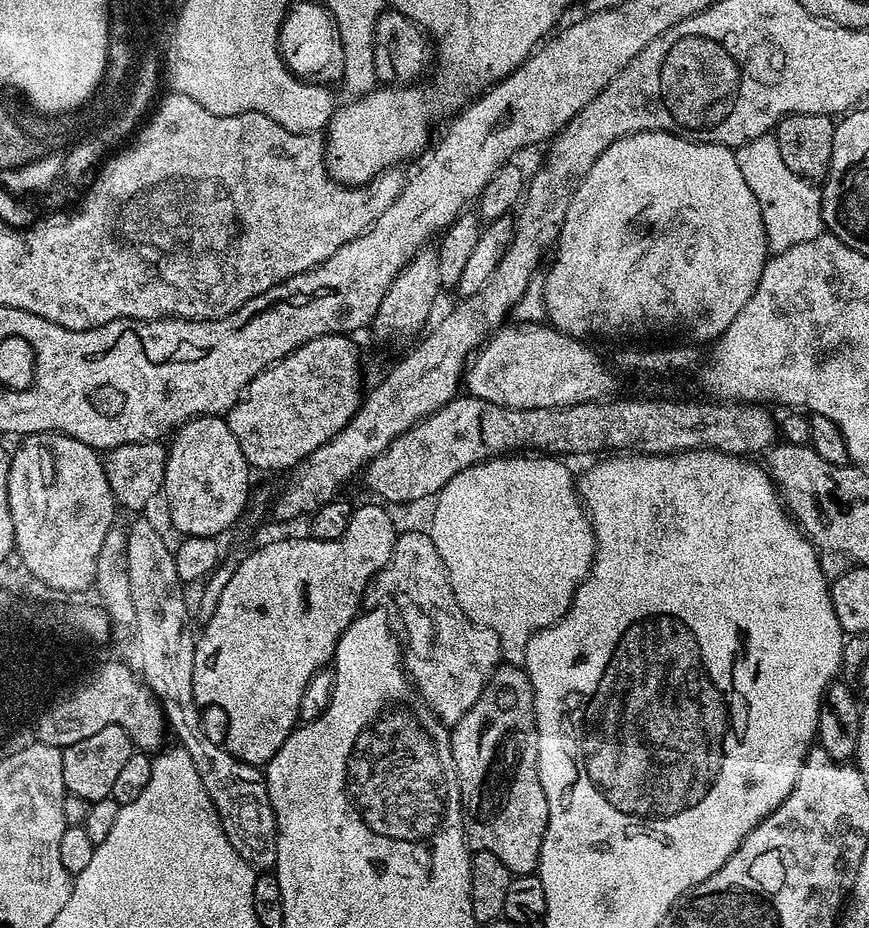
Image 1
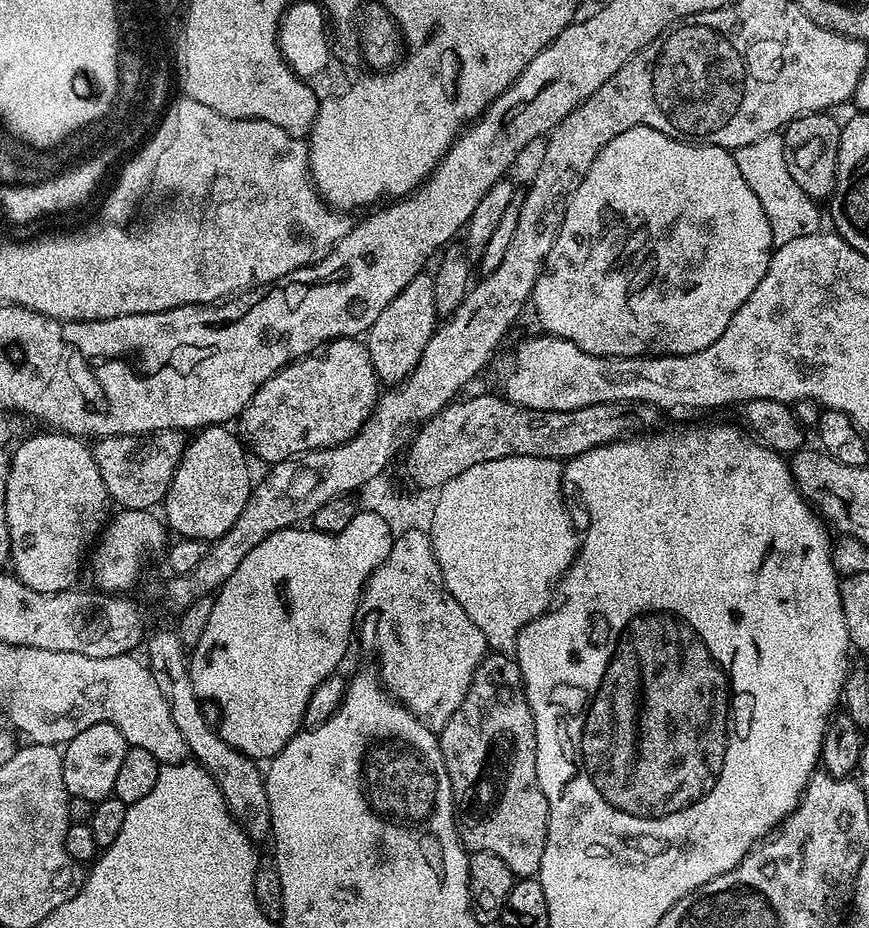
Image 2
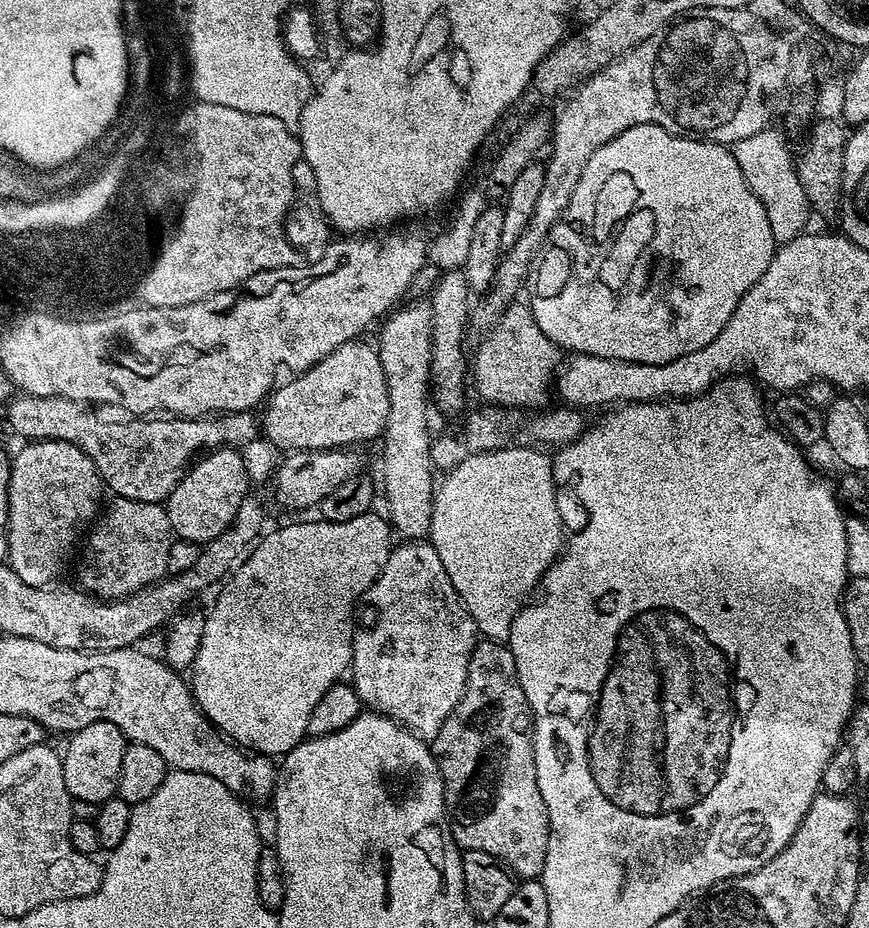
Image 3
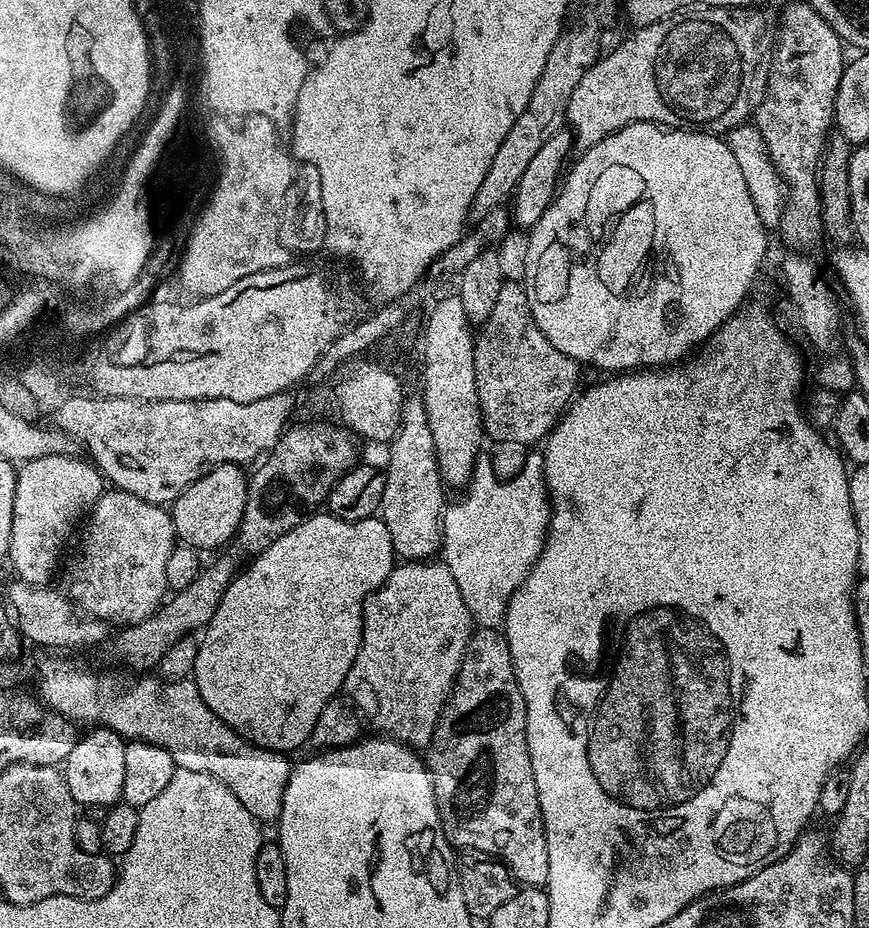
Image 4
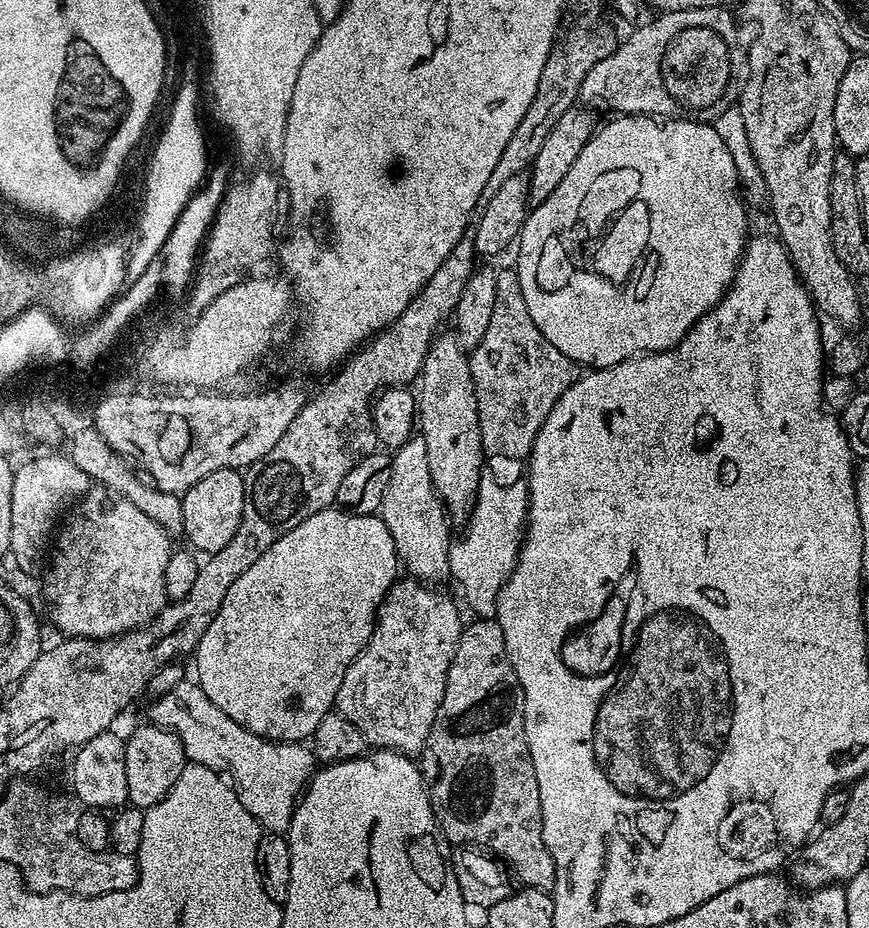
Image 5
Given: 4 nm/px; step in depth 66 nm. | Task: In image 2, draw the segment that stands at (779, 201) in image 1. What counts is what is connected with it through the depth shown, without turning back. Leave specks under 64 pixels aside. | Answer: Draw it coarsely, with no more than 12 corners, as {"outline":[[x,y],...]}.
{"outline":[[771,132],[735,149],[773,245],[821,231],[817,201]]}

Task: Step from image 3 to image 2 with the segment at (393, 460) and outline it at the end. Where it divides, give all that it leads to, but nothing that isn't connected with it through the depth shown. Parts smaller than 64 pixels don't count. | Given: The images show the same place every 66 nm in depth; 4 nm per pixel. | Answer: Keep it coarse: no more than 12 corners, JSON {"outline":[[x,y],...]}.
{"outline":[[432,276],[414,277],[366,333],[377,377],[399,386],[438,327]]}

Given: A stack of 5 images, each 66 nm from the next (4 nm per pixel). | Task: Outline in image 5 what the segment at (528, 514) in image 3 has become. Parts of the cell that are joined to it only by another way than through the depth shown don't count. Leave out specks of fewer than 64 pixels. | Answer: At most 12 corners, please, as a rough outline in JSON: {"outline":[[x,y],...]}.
{"outline":[[480,478],[450,576],[480,618],[520,554],[527,483]]}

